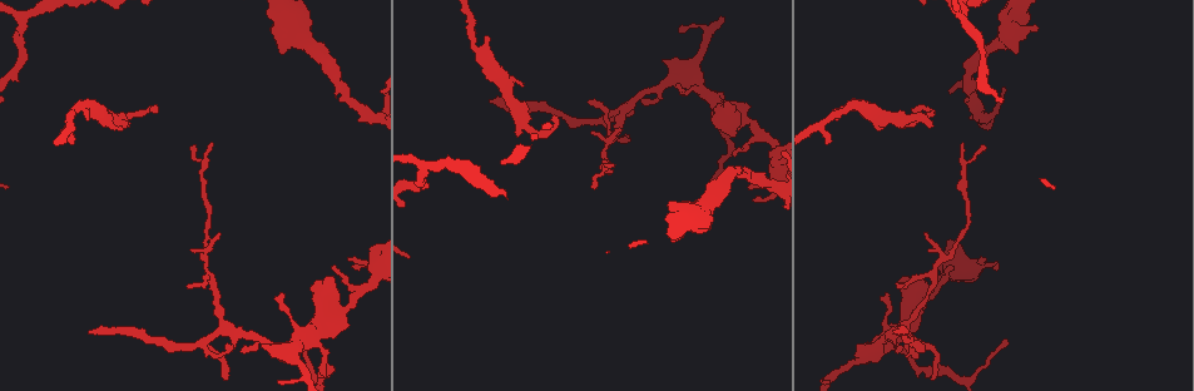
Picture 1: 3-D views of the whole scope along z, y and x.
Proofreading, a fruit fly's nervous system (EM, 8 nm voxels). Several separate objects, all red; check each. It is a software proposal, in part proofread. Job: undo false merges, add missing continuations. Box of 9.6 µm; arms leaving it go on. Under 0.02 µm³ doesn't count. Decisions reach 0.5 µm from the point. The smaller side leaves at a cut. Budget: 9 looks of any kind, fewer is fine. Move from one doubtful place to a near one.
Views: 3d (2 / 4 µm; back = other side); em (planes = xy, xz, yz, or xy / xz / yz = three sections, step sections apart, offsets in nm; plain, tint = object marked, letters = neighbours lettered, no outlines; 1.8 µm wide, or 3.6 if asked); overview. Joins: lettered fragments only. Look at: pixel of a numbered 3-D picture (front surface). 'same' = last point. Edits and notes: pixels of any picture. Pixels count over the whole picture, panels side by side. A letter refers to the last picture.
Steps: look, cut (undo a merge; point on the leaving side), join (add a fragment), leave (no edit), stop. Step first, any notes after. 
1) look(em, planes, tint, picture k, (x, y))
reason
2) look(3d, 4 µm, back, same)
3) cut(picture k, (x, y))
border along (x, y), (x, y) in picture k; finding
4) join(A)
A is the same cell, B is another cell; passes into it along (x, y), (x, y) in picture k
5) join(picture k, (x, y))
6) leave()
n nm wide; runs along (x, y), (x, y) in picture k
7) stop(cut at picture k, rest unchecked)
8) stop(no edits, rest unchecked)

look(em, planes, letters, picture 1, (893, 333))
free end

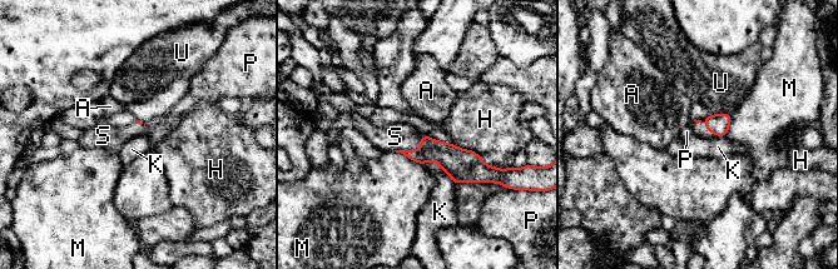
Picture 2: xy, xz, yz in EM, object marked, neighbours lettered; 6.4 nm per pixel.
join(S)
H touches over 360 nm; S is the same cell, A, H, K, M, P and U are other cells; the cell continues

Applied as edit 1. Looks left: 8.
look(overview)
see it whole again

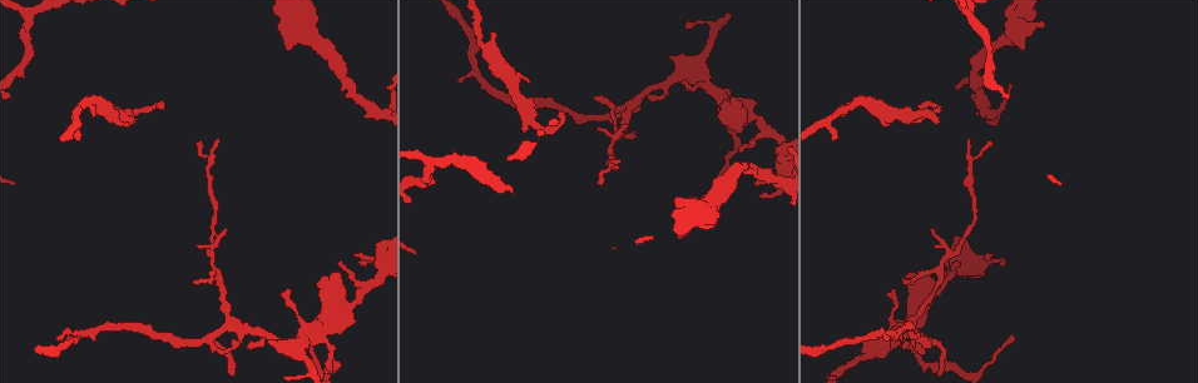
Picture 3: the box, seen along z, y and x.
look(3d, 4 µm, picture 3, (649, 96))
free end

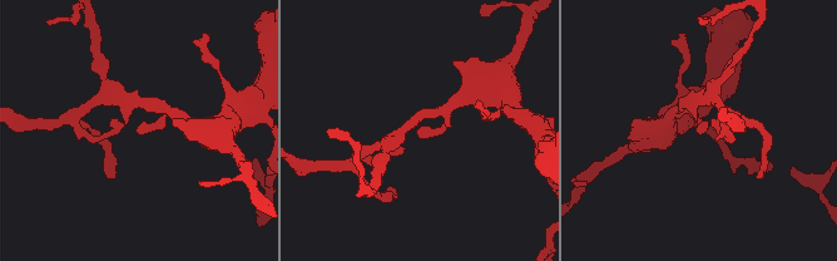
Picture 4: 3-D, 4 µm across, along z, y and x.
look(em, planes, tint, picture 4, (416, 130))
need the tissue

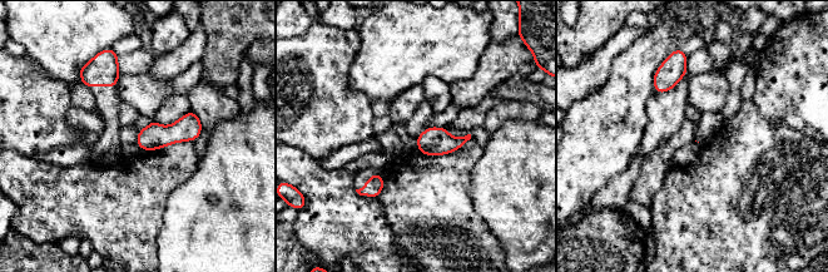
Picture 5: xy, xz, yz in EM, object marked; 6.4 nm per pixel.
look(em, planes, letters, same)
what lies round it

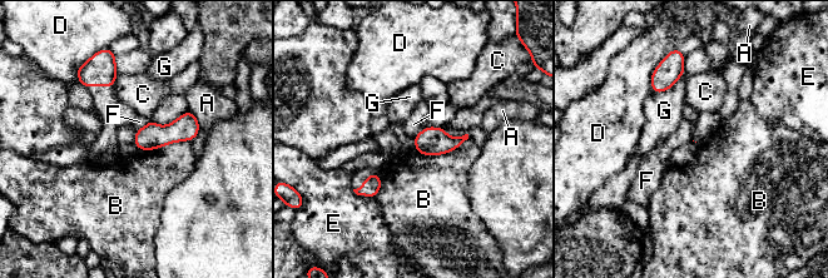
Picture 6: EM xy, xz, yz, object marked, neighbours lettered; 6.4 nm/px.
leave()
A, B, C, D, E, F and G are other cells; border along (148, 122), (137, 132) in picture 6; no lettered fragment goes on from it

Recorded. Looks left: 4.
look(em, planes, letters, picture 3, (355, 256))
branch stops here

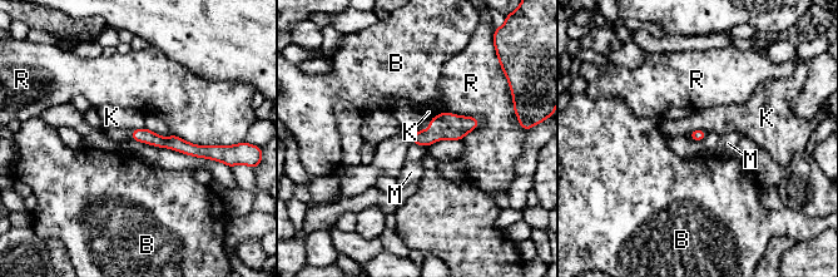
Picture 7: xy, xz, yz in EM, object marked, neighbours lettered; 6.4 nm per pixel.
leave()
B, K, M and R are other cells; none of them fits

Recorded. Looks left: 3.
look(3d, 4 µm, picture 3, (680, 238))
branch stops here

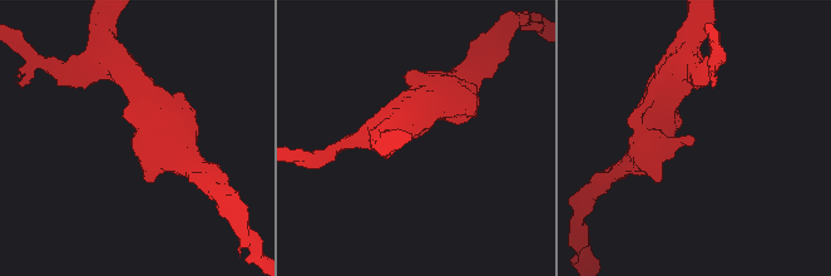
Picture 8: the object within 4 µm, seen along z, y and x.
look(em, planes, plain, picture 8, (414, 138))
need the tissue

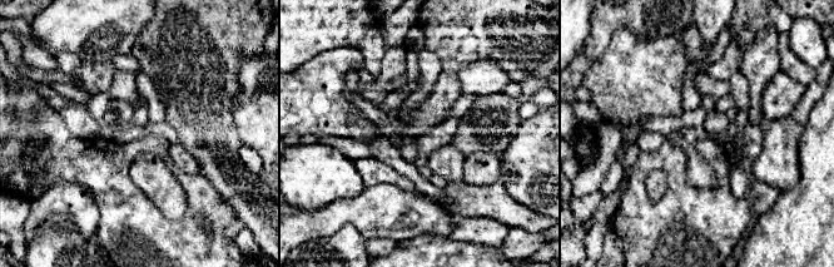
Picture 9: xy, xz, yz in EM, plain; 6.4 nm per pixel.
look(em, planes, letters, same)
see the neighbours

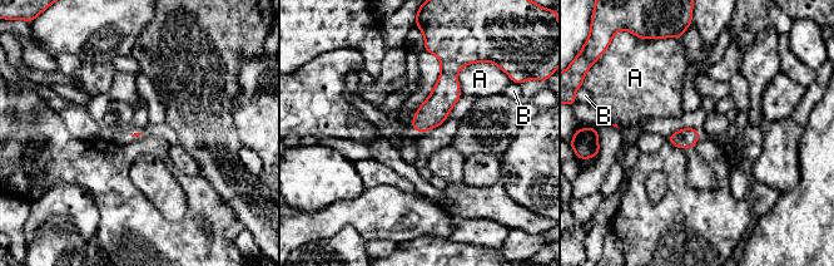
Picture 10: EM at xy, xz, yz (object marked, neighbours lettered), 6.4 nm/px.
leave()
A and B are other cells; border along (473, 63), (457, 74), (460, 97) in picture 10; none of them fits

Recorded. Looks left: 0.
stop(join at picture 2, rest unchecked)

